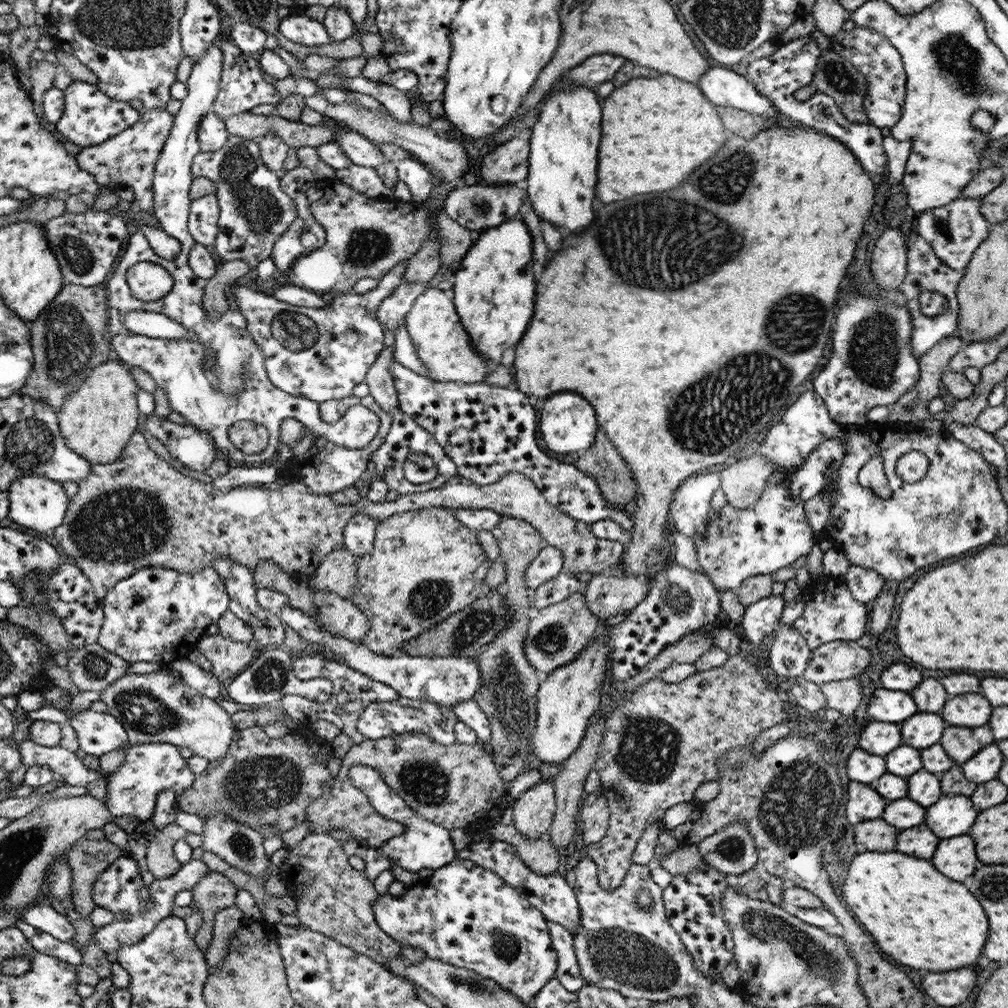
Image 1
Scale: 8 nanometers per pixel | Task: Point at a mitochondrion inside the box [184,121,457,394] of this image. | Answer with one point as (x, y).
(255, 204)

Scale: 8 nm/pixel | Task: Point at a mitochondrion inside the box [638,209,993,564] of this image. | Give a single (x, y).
(720, 398)

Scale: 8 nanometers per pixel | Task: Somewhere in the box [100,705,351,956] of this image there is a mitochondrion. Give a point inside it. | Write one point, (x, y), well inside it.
(257, 784)

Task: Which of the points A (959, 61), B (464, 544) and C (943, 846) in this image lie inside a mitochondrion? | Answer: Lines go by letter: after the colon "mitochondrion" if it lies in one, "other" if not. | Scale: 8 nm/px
A: mitochondrion
B: other
C: other

